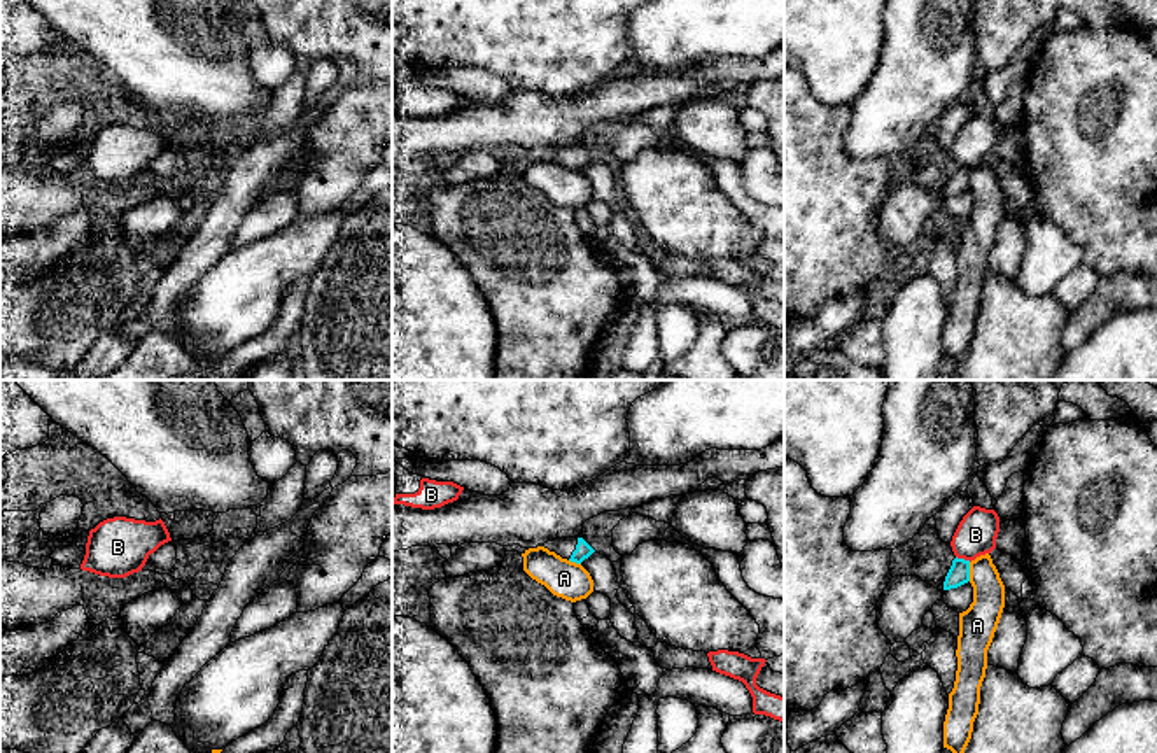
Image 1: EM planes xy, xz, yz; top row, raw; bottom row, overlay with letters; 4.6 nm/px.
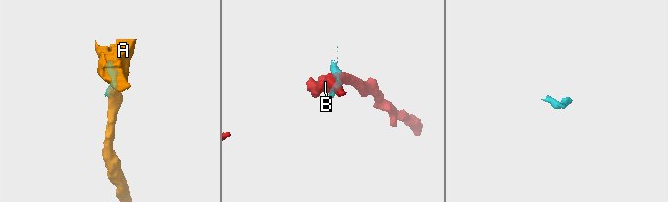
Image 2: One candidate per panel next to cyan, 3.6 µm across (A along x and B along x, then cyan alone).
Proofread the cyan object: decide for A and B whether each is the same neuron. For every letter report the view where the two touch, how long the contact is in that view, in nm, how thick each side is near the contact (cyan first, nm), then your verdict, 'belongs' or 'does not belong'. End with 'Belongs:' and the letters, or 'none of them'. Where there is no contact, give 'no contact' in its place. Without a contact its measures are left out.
A: yz | 90 nm | 100/170 nm | does not belong
B: yz | 80 nm | 100/190 nm | does not belong
Belongs: none of them

